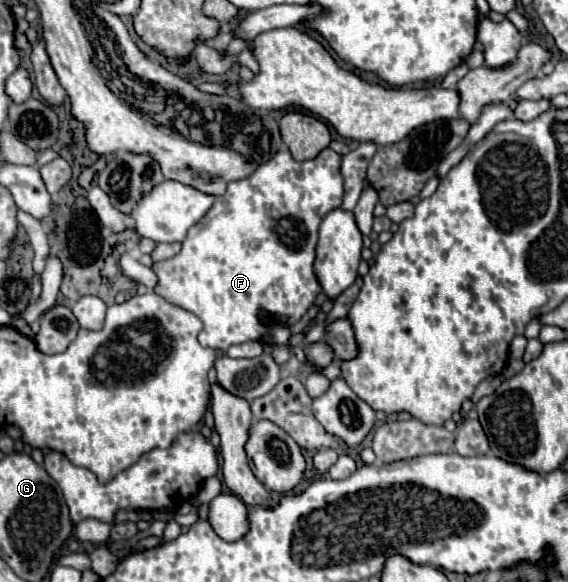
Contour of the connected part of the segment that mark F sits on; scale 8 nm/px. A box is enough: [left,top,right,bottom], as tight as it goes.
[153,148,343,350]

